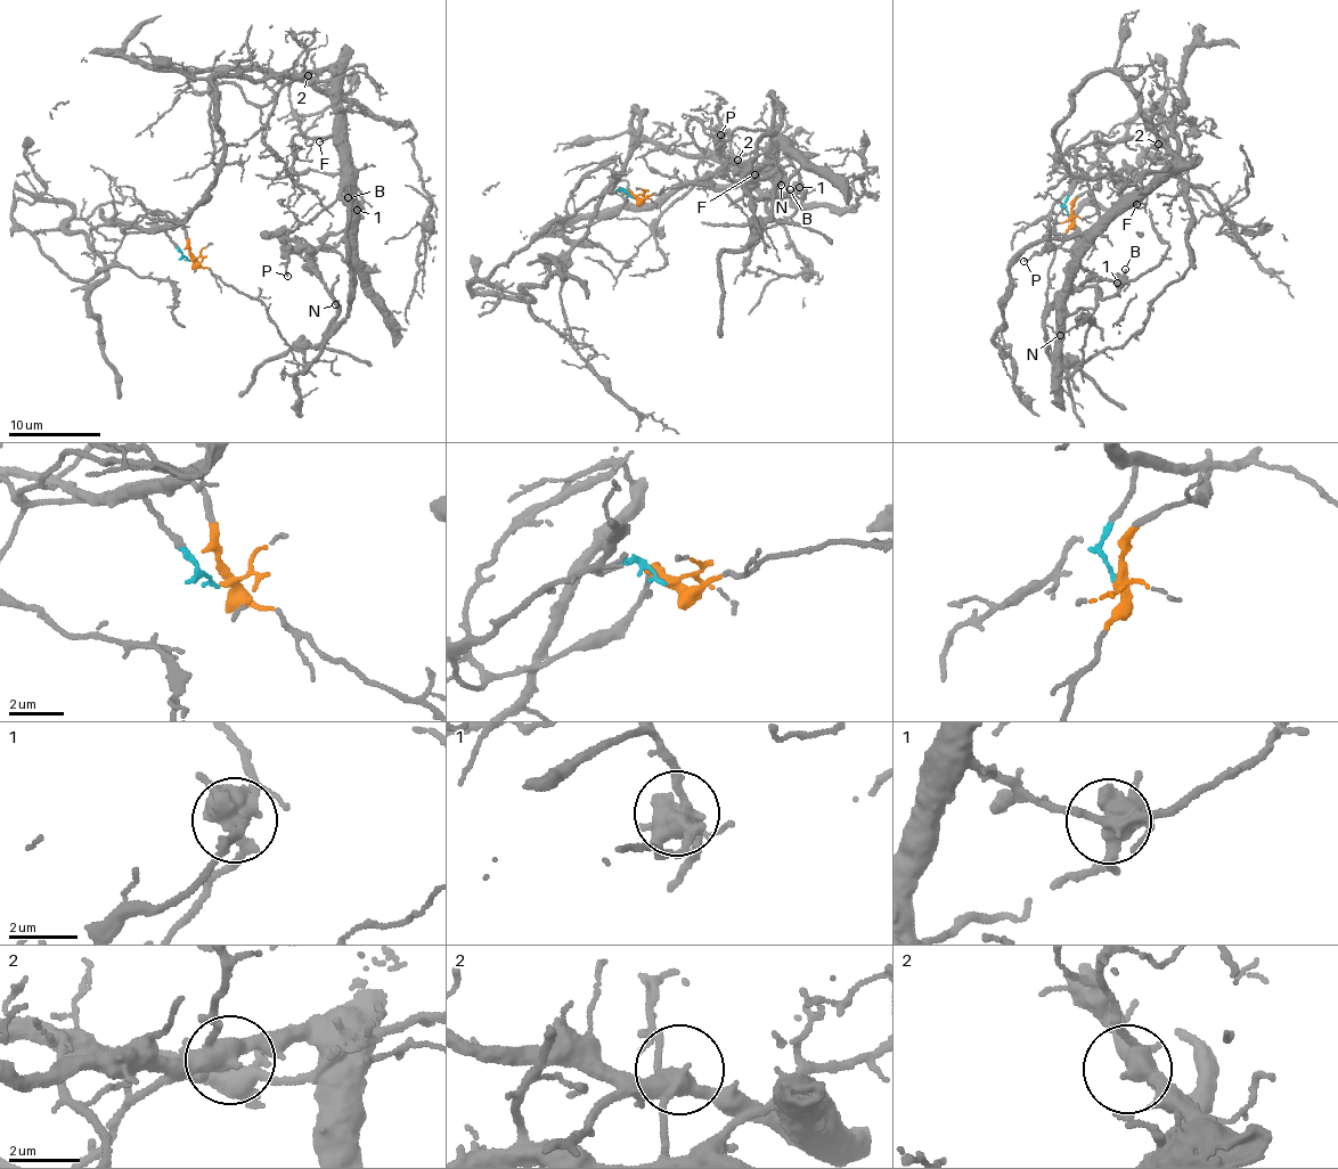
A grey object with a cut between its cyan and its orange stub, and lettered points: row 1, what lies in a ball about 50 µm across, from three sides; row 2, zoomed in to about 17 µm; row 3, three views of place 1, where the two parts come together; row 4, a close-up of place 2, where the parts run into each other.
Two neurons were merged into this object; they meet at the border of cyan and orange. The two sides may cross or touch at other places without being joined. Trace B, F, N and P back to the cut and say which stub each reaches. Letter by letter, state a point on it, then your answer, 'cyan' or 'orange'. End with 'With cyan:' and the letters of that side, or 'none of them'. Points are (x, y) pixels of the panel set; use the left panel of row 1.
B: (348, 197) | orange
F: (319, 141) | cyan
N: (335, 304) | orange
P: (287, 276) | orange
With cyan: F

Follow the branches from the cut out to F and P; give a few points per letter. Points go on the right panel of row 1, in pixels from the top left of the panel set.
F: (1069, 218), (1077, 176), (1059, 158), (1054, 129), (1100, 72), (1117, 73), (1173, 158), (1137, 204)
P: (1069, 215), (1043, 323), (1069, 393), (1068, 366), (1047, 353), (1045, 325), (1073, 255), (1051, 248), (1024, 261)

